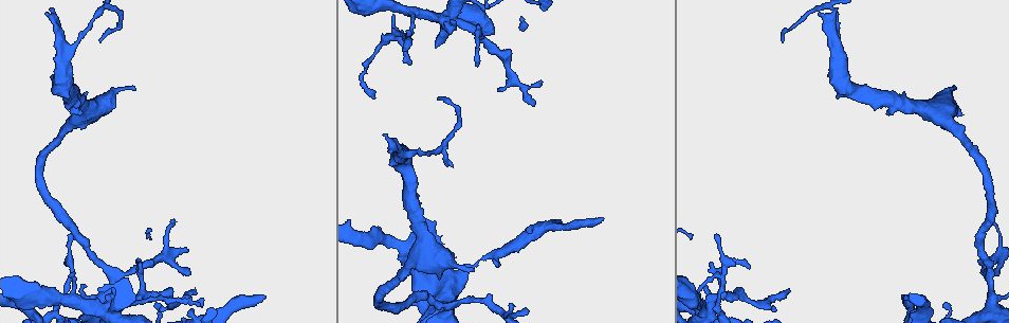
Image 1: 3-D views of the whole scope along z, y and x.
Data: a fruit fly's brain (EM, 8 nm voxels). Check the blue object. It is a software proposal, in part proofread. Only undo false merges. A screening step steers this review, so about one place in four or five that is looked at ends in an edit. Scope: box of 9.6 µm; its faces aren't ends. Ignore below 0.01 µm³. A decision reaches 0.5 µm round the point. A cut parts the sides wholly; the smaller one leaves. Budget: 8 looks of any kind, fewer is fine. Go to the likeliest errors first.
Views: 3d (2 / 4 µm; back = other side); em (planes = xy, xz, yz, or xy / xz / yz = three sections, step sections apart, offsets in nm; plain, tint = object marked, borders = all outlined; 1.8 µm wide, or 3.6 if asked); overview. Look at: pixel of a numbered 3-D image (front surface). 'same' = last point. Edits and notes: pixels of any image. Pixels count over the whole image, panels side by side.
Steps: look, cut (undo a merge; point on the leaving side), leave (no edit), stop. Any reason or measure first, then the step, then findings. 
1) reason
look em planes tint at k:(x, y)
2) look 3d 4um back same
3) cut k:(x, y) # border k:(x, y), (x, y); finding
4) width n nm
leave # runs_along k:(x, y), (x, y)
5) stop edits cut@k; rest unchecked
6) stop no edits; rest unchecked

sharp bend
look 3d 4um at 1:(703, 315)

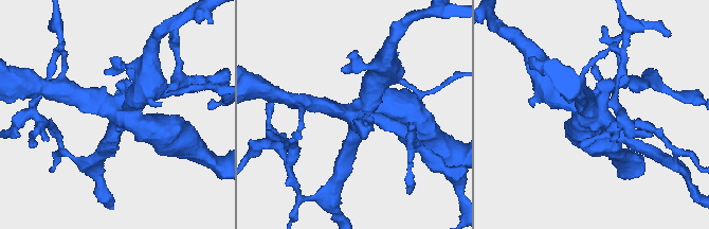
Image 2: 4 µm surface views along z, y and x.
look em planes tint at 2:(592, 113)

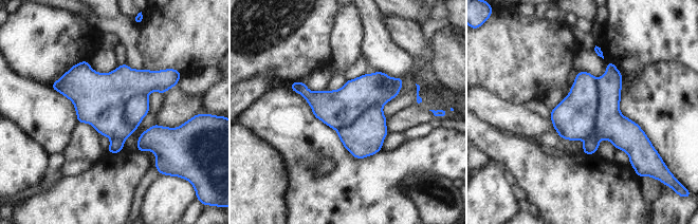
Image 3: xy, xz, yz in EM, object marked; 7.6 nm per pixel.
width 400 nm
cut 3:(574, 117) # a second neuron is stuck on

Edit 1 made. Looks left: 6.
sudden change in width
look em xy step 16 tint at 1:(402, 153)

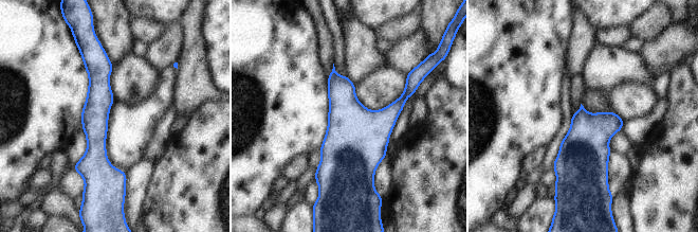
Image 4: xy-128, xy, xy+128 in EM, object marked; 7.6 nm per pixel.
look em planes tint same

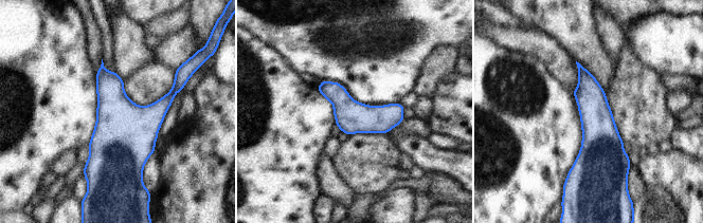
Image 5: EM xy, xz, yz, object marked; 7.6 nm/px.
leave # runs_along 5:(321, 88), (355, 114), (400, 108); one neuron here

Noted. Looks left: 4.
four arms meet
look em 3.6um planes tint at 1:(938, 115)

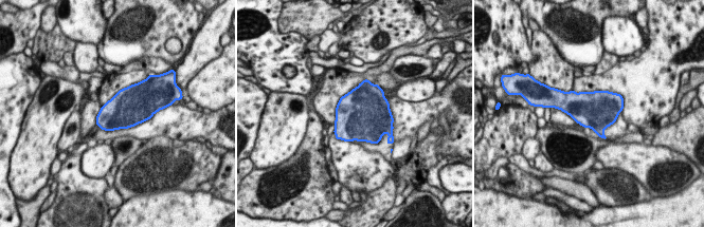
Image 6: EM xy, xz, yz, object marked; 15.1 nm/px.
width 550 nm
leave # continuous, no second neuron

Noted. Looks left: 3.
stop edits cut@3; rest unchecked

